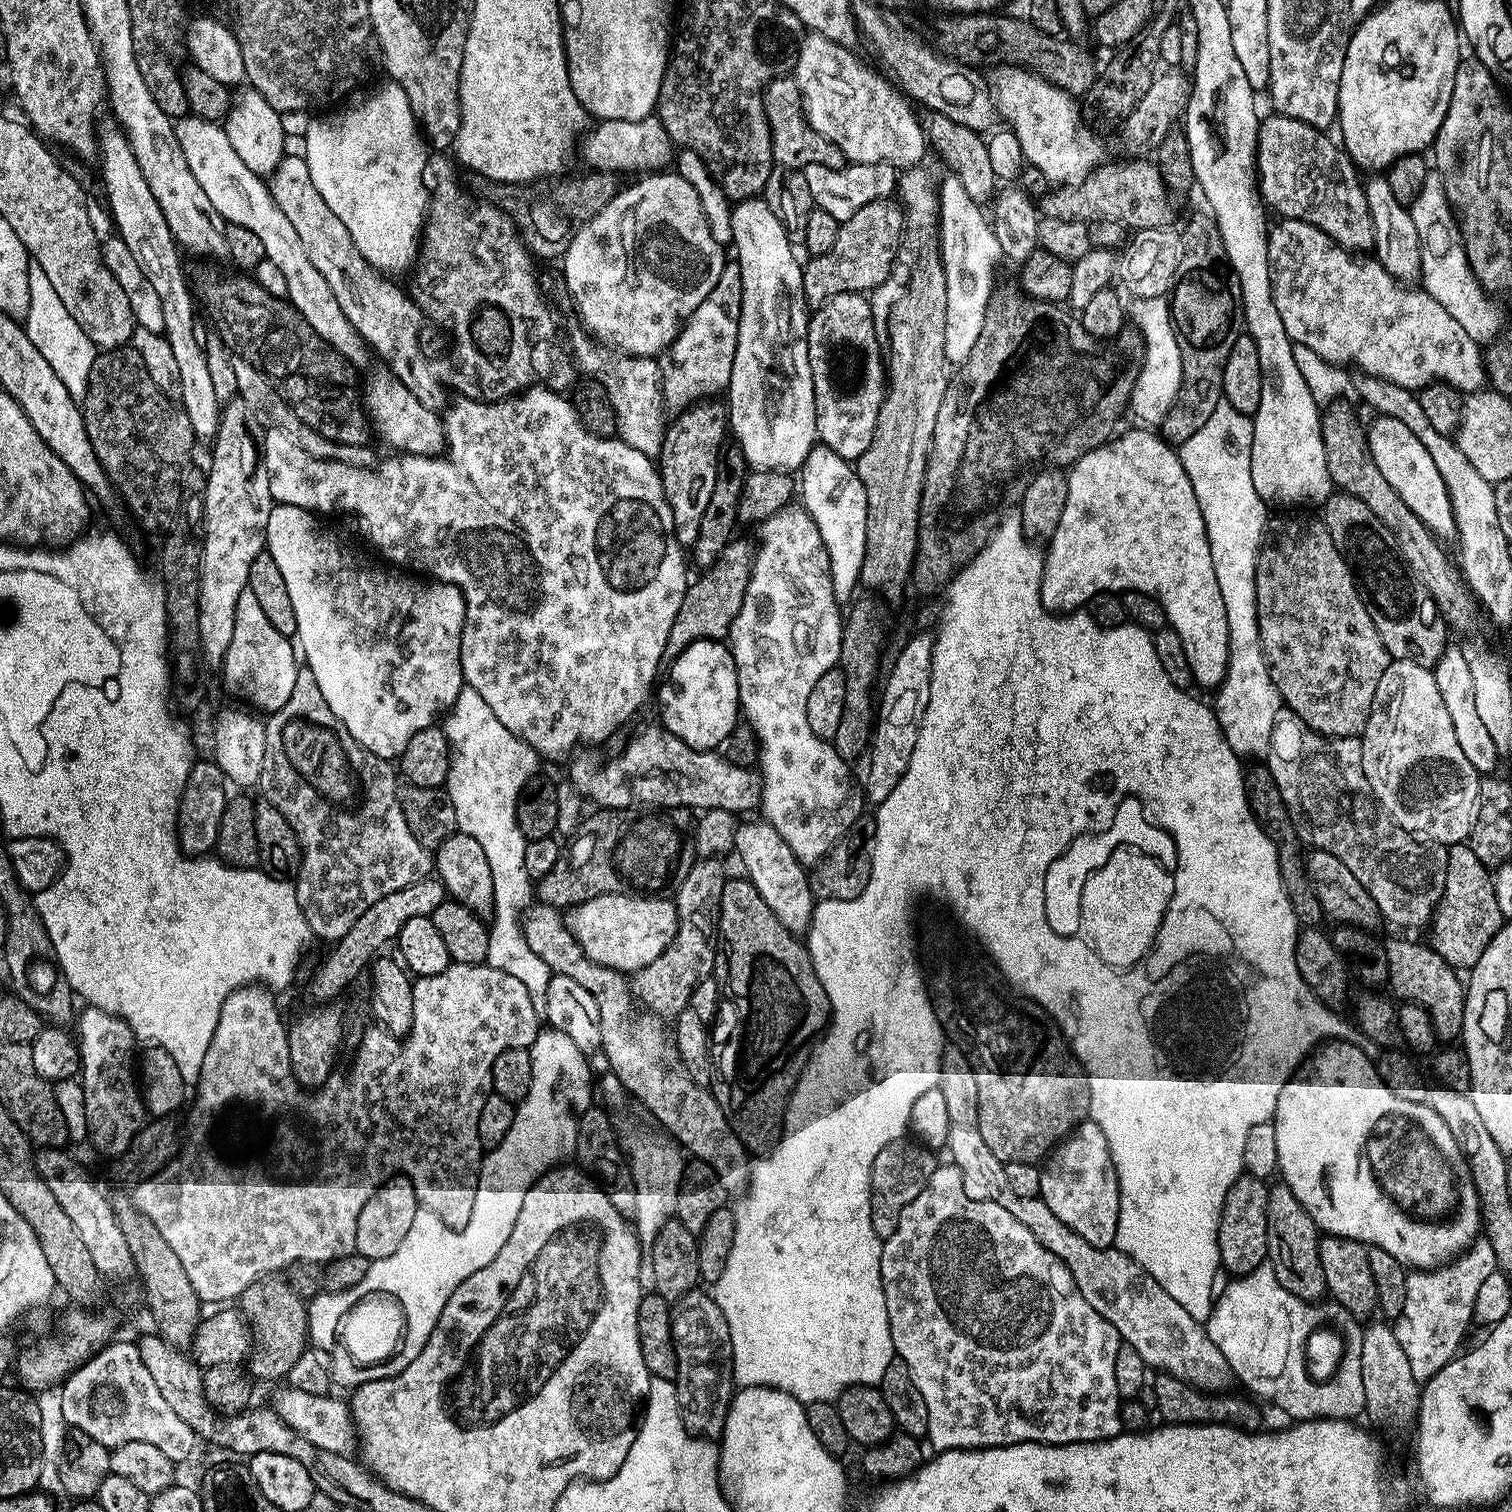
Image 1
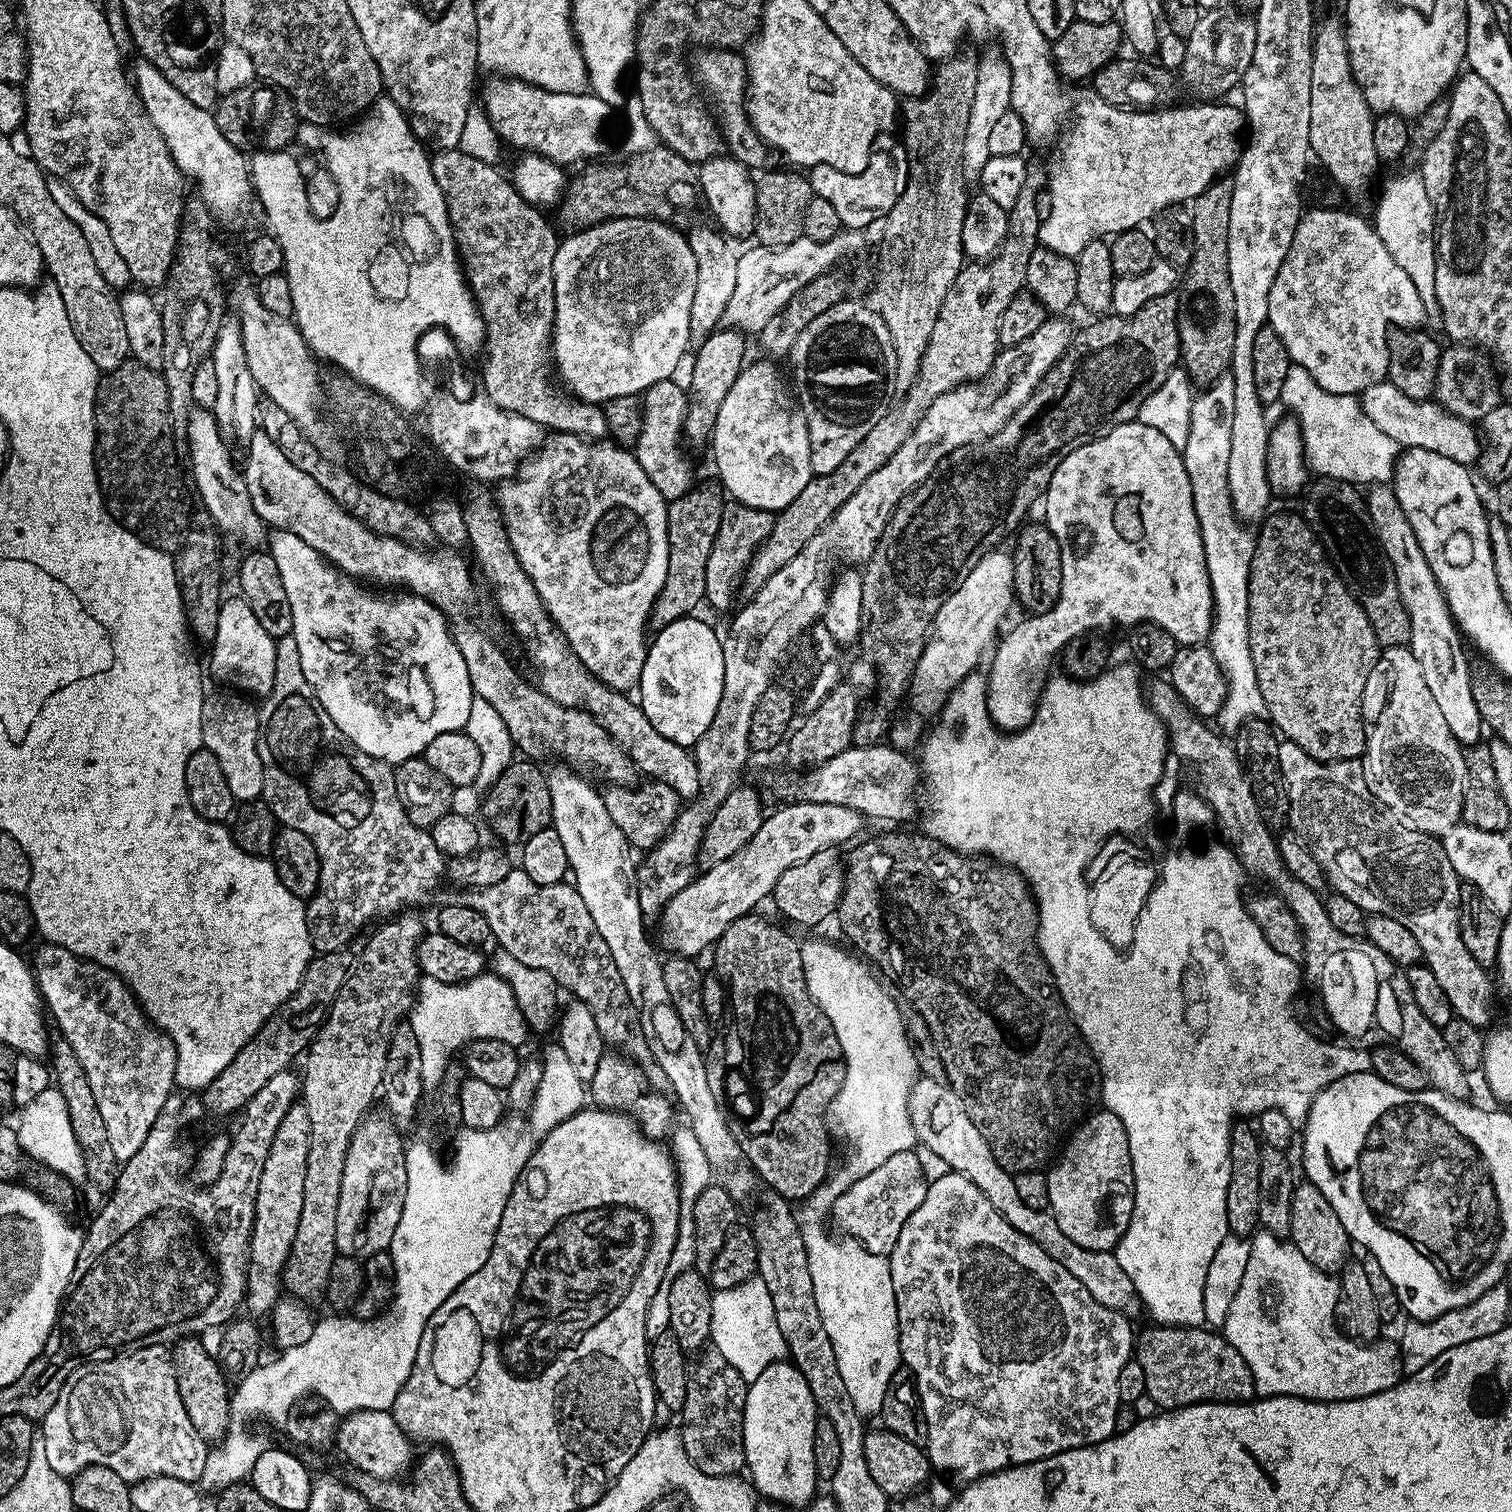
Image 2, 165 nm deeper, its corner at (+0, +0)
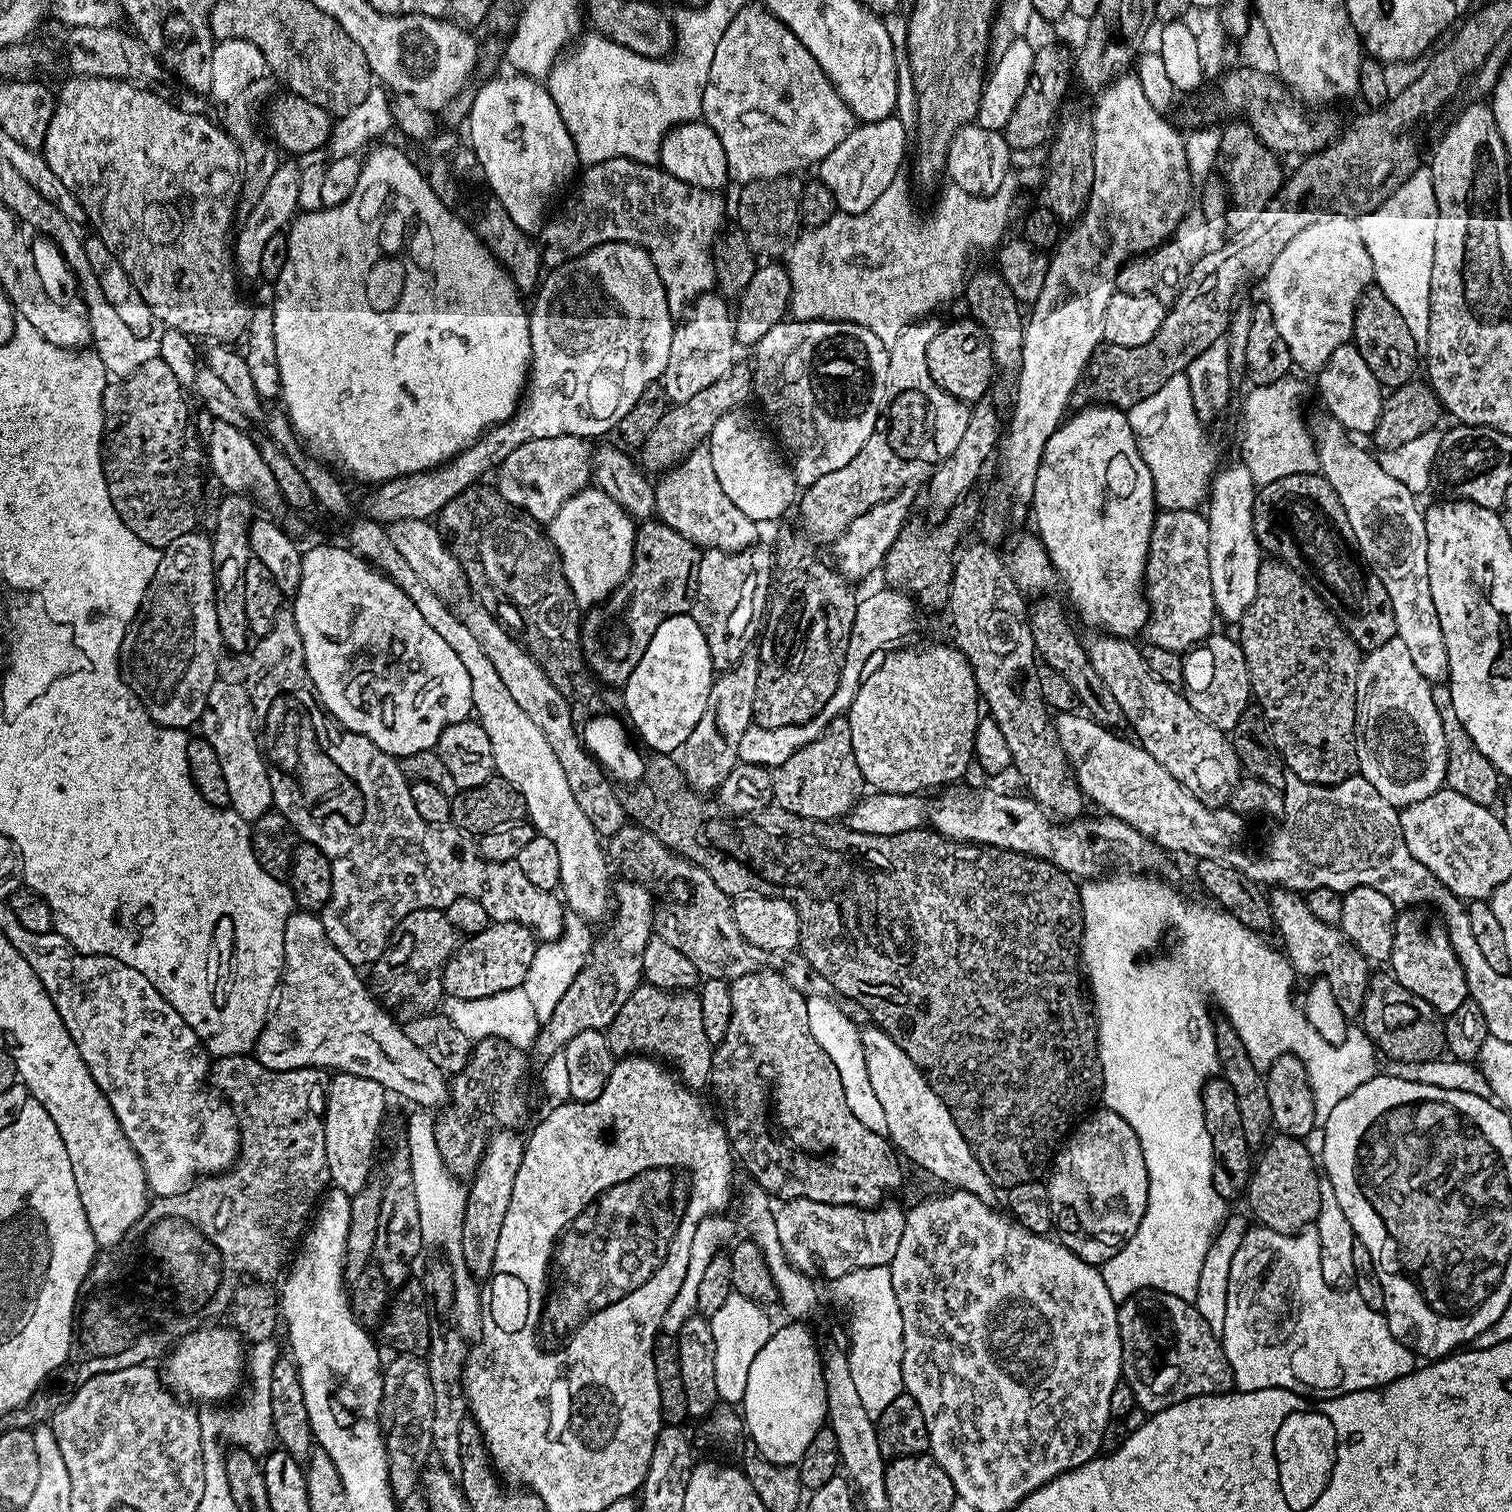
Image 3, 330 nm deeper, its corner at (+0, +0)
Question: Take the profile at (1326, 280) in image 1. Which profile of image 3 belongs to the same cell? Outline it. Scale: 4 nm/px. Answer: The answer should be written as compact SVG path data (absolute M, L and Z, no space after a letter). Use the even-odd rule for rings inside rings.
M1342 214L1319 215L1315 222L1306 226L1306 230L1302 230L1302 234L1288 243L1278 258L1274 258L1274 266L1270 266L1262 281L1263 299L1270 306L1270 314L1274 314L1278 334L1282 334L1286 341L1290 358L1297 369L1318 373L1334 350L1352 340L1356 306L1369 283L1368 276L1370 280L1368 252L1364 249L1359 231L1354 230L1353 217Z

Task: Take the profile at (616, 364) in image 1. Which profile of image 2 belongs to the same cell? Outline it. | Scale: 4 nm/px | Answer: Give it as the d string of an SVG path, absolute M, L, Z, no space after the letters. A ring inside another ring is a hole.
M675 379L663 380L643 392L642 434L638 434L634 449L636 461L646 470L646 478L654 482L654 490L669 502L682 498L694 486L692 464L680 449L688 398L685 389L676 383Z

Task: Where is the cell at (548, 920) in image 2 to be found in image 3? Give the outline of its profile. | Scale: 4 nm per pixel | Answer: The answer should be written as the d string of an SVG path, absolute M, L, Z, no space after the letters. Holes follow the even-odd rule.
M282 610L278 618L274 618L274 626L270 634L259 637L251 649L250 657L252 661L248 664L248 680L246 687L252 699L252 714L256 718L258 725L258 739L264 753L264 761L270 774L270 790L272 791L272 803L275 811L281 812L284 817L292 823L296 829L297 837L301 841L318 846L322 854L326 854L332 860L332 897L330 902L319 913L322 926L326 926L326 934L334 946L338 946L338 954L346 958L346 962L357 966L371 966L375 964L380 955L388 948L388 939L392 936L392 931L406 918L406 914L414 914L414 910L423 908L445 908L454 902L454 898L469 896L482 906L486 906L486 914L489 921L501 924L502 922L518 922L526 926L536 935L537 941L547 942L557 940L564 933L564 917L566 915L565 905L561 897L556 892L538 890L538 886L533 886L526 874L514 862L490 862L480 853L477 841L467 832L461 832L455 826L437 826L428 824L418 814L418 809L414 807L414 798L410 798L410 781L400 769L397 757L389 752L384 752L374 742L355 736L353 732L345 731L334 717L324 711L323 704L320 703L312 686L312 679L306 670L306 654L302 650L302 634L298 634L298 626L294 622L294 614L290 610Z

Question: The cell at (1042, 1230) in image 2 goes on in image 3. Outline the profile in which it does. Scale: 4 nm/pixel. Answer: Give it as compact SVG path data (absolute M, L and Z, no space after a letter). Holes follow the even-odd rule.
M865 1027L861 1031L860 1041L864 1047L870 1086L874 1086L874 1096L886 1114L886 1135L892 1147L905 1161L913 1160L922 1171L929 1172L936 1180L942 1180L948 1184L946 1186L969 1192L974 1194L974 1198L995 1205L998 1195L996 1185L986 1178L986 1170L982 1170L978 1158L974 1158L966 1138L962 1138L962 1130L958 1130L942 1098L938 1098L936 1091L928 1085L924 1071L881 1028Z

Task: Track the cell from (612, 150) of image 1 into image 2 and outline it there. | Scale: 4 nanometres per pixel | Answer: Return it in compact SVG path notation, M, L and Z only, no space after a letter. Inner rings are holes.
M492 78L484 92L483 111L492 129L505 145L513 144L527 153L544 156L553 163L568 166L579 160L592 162L604 152L604 135L608 132L608 119L613 105L588 92L558 94L535 88L525 80Z

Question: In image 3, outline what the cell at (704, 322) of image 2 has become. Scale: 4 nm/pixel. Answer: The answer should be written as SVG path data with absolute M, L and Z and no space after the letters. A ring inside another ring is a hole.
M719 294L697 296L680 322L684 324L675 325L670 342L670 358L666 358L666 370L662 377L664 395L672 404L681 404L694 398L694 394L706 390L732 369L737 359L738 345L734 316L731 311L728 313L728 304L729 301Z

